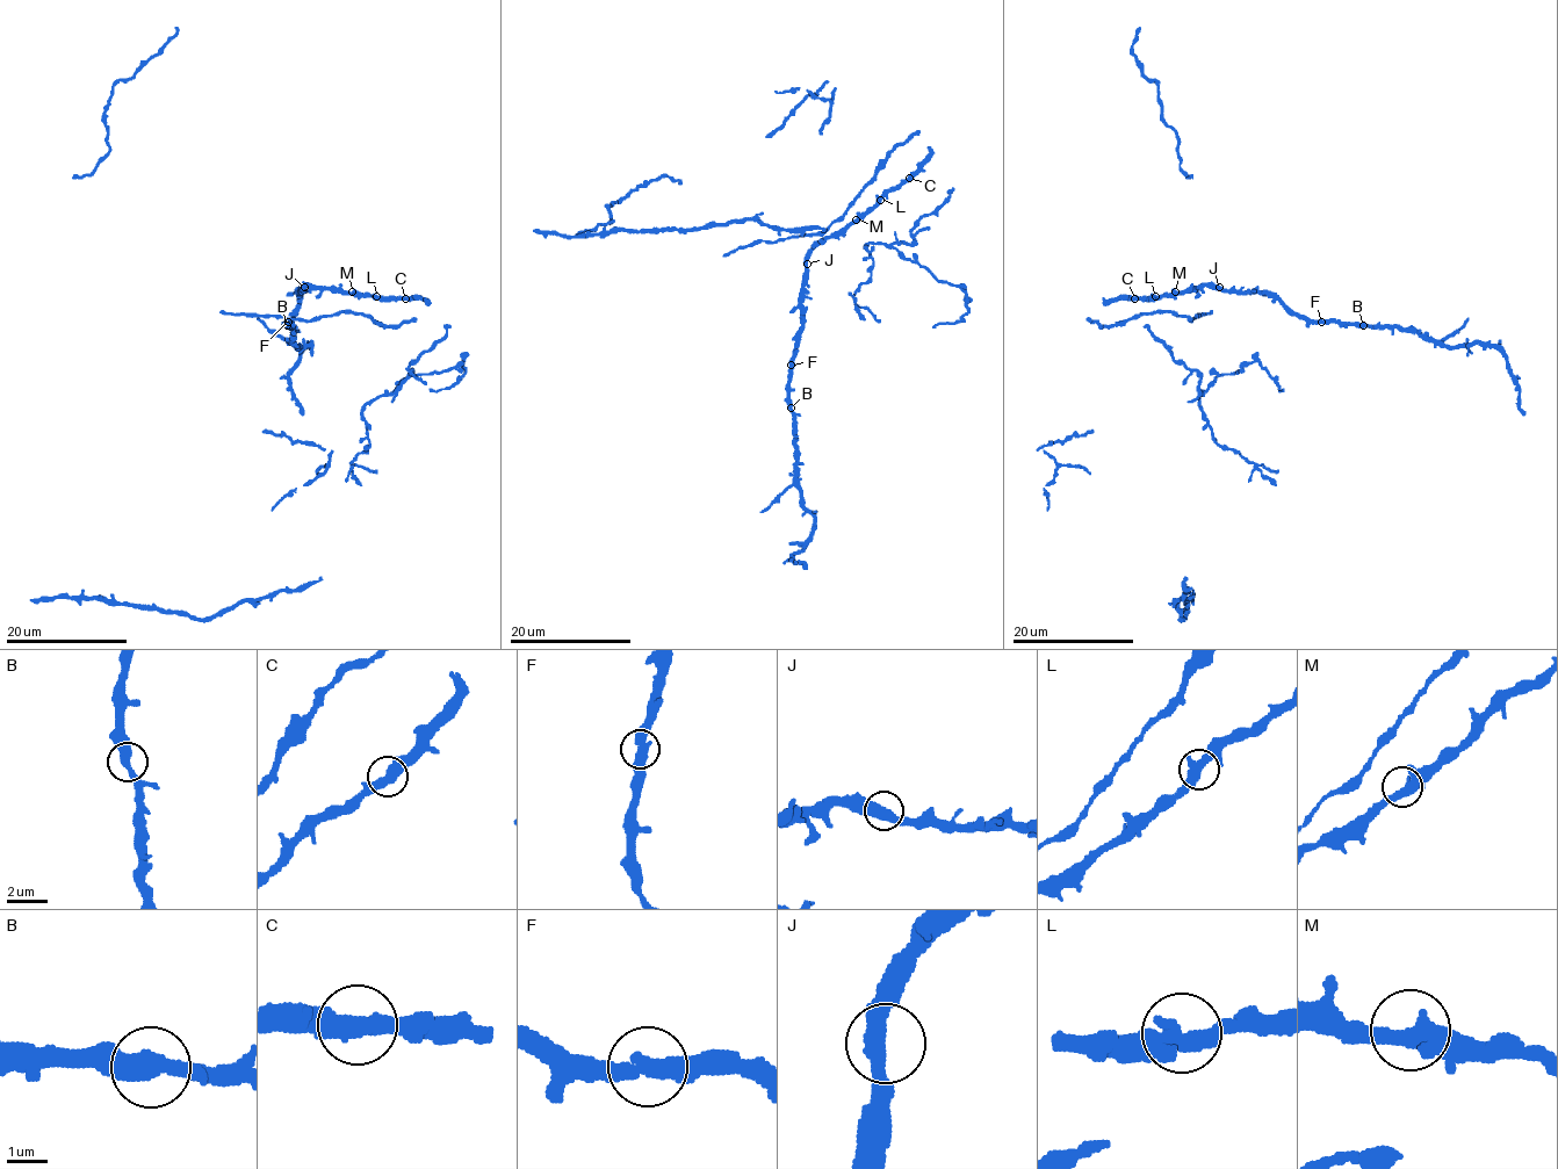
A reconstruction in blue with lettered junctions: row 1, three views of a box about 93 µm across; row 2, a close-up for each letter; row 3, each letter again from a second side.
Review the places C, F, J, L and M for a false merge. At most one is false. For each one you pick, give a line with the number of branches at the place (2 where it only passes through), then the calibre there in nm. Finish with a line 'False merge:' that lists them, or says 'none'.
False merge: none

